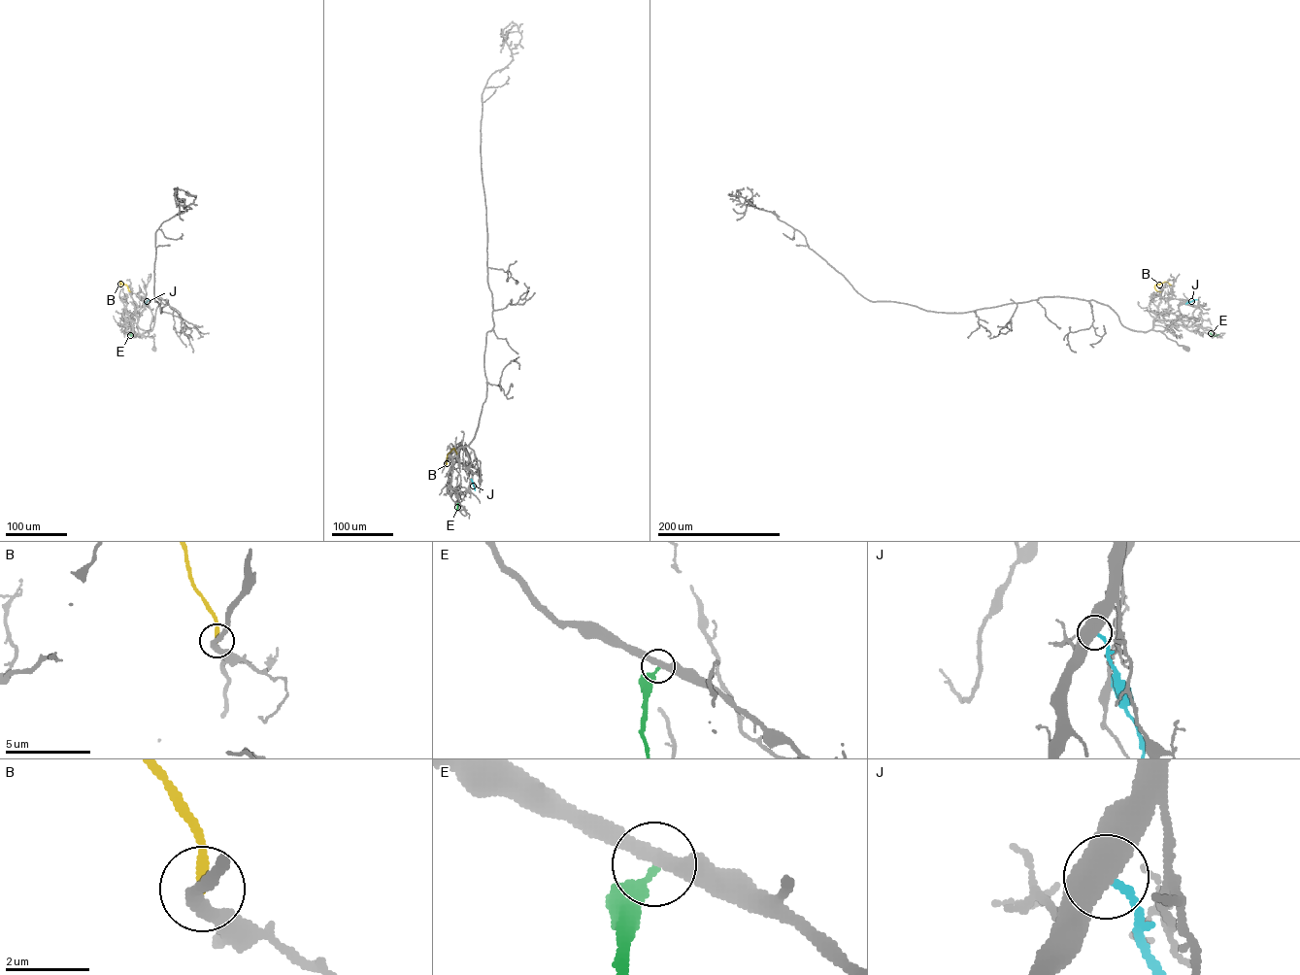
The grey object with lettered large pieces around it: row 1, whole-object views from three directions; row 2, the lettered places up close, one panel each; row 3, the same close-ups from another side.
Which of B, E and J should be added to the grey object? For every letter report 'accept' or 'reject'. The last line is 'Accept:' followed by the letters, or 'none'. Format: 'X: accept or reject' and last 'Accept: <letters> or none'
B: reject
E: reject
J: reject
Accept: none

